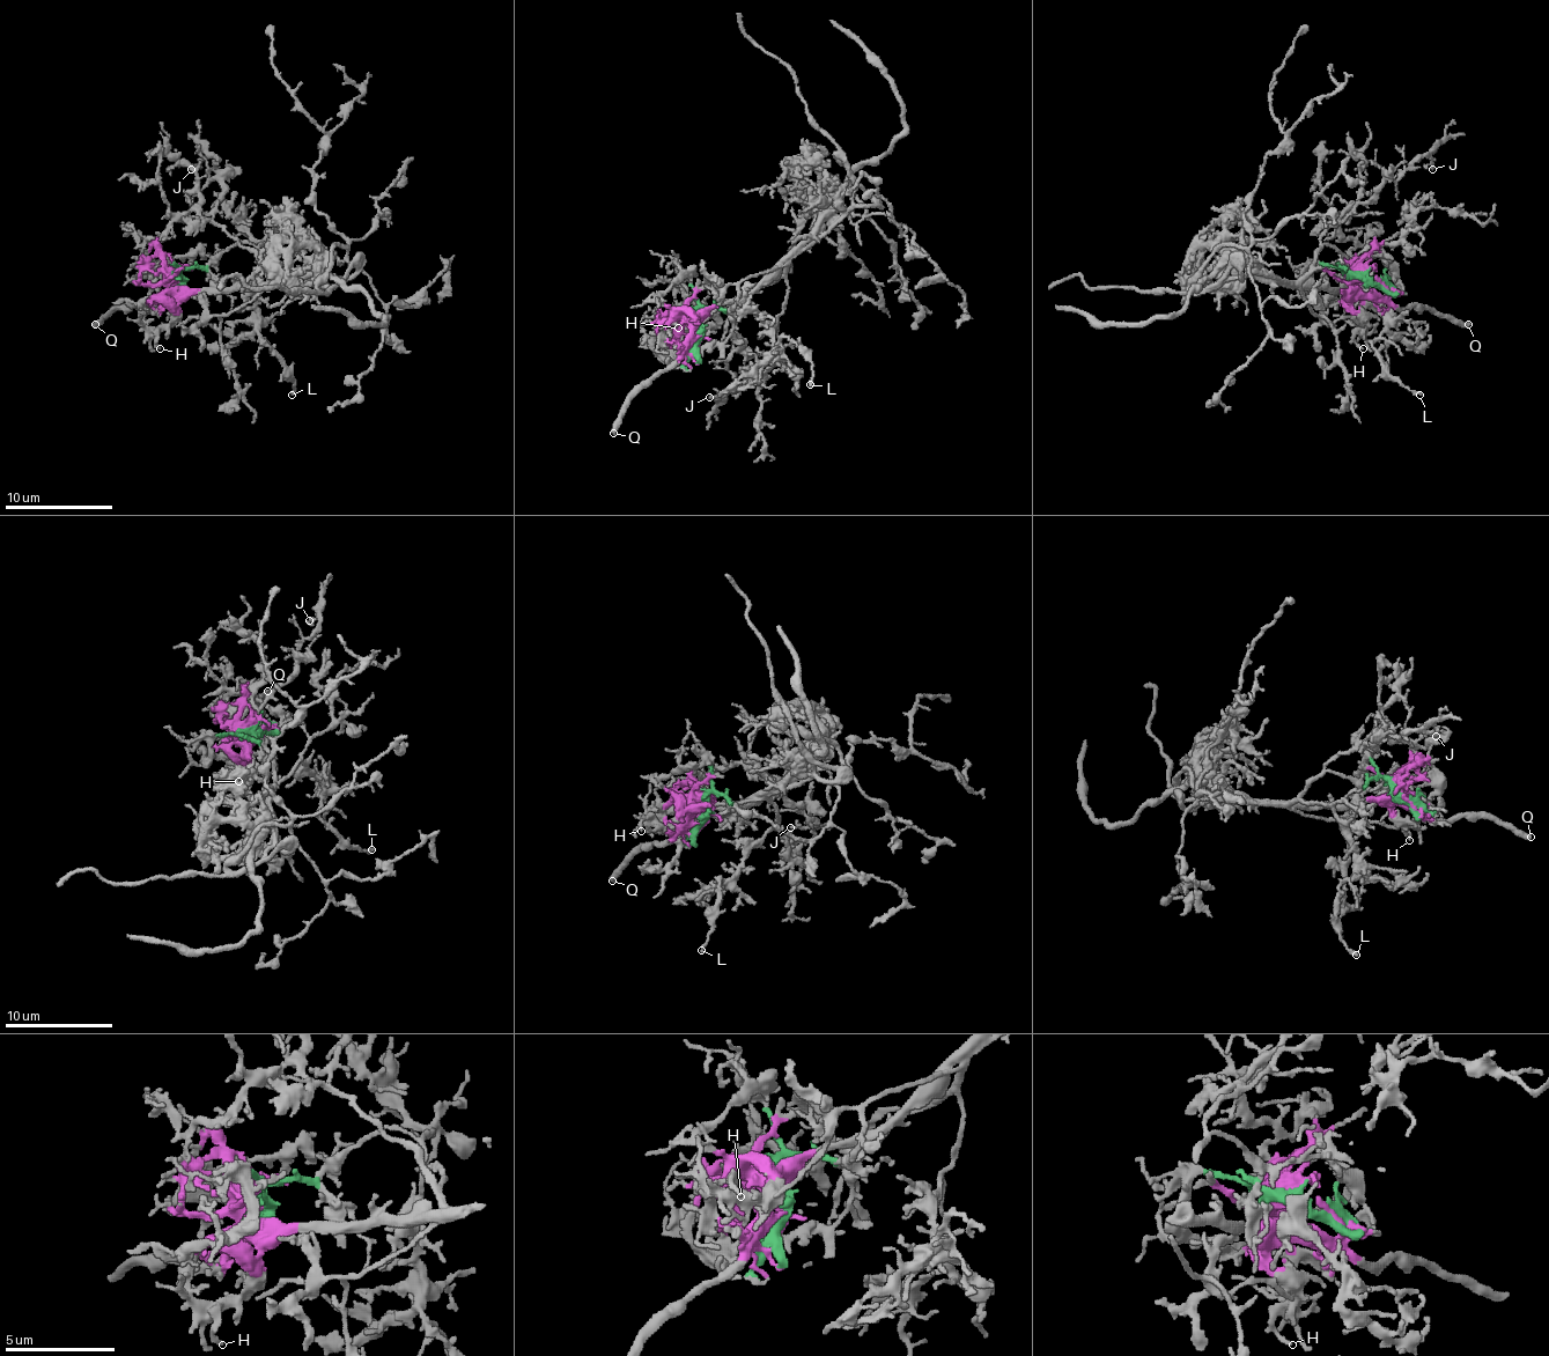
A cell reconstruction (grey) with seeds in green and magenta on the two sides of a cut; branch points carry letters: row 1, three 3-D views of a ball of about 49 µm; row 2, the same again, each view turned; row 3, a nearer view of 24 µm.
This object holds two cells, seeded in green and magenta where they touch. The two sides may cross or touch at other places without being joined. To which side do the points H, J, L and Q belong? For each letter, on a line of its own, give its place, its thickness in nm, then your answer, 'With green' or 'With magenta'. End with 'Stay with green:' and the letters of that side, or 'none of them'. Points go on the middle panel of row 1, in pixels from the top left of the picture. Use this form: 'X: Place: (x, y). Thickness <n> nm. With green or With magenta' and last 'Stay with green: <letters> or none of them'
H: Place: (678, 328). Thickness 190 nm. With magenta
J: Place: (709, 397). Thickness 130 nm. With green
L: Place: (810, 384). Thickness 220 nm. With green
Q: Place: (613, 433). Thickness 420 nm. With magenta
Stay with green: J, L

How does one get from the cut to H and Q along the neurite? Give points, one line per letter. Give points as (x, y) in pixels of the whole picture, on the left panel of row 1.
H: (177, 275), (169, 284), (177, 314), (157, 338), (161, 349)
Q: (177, 275), (171, 292), (155, 308), (117, 308), (95, 324)

